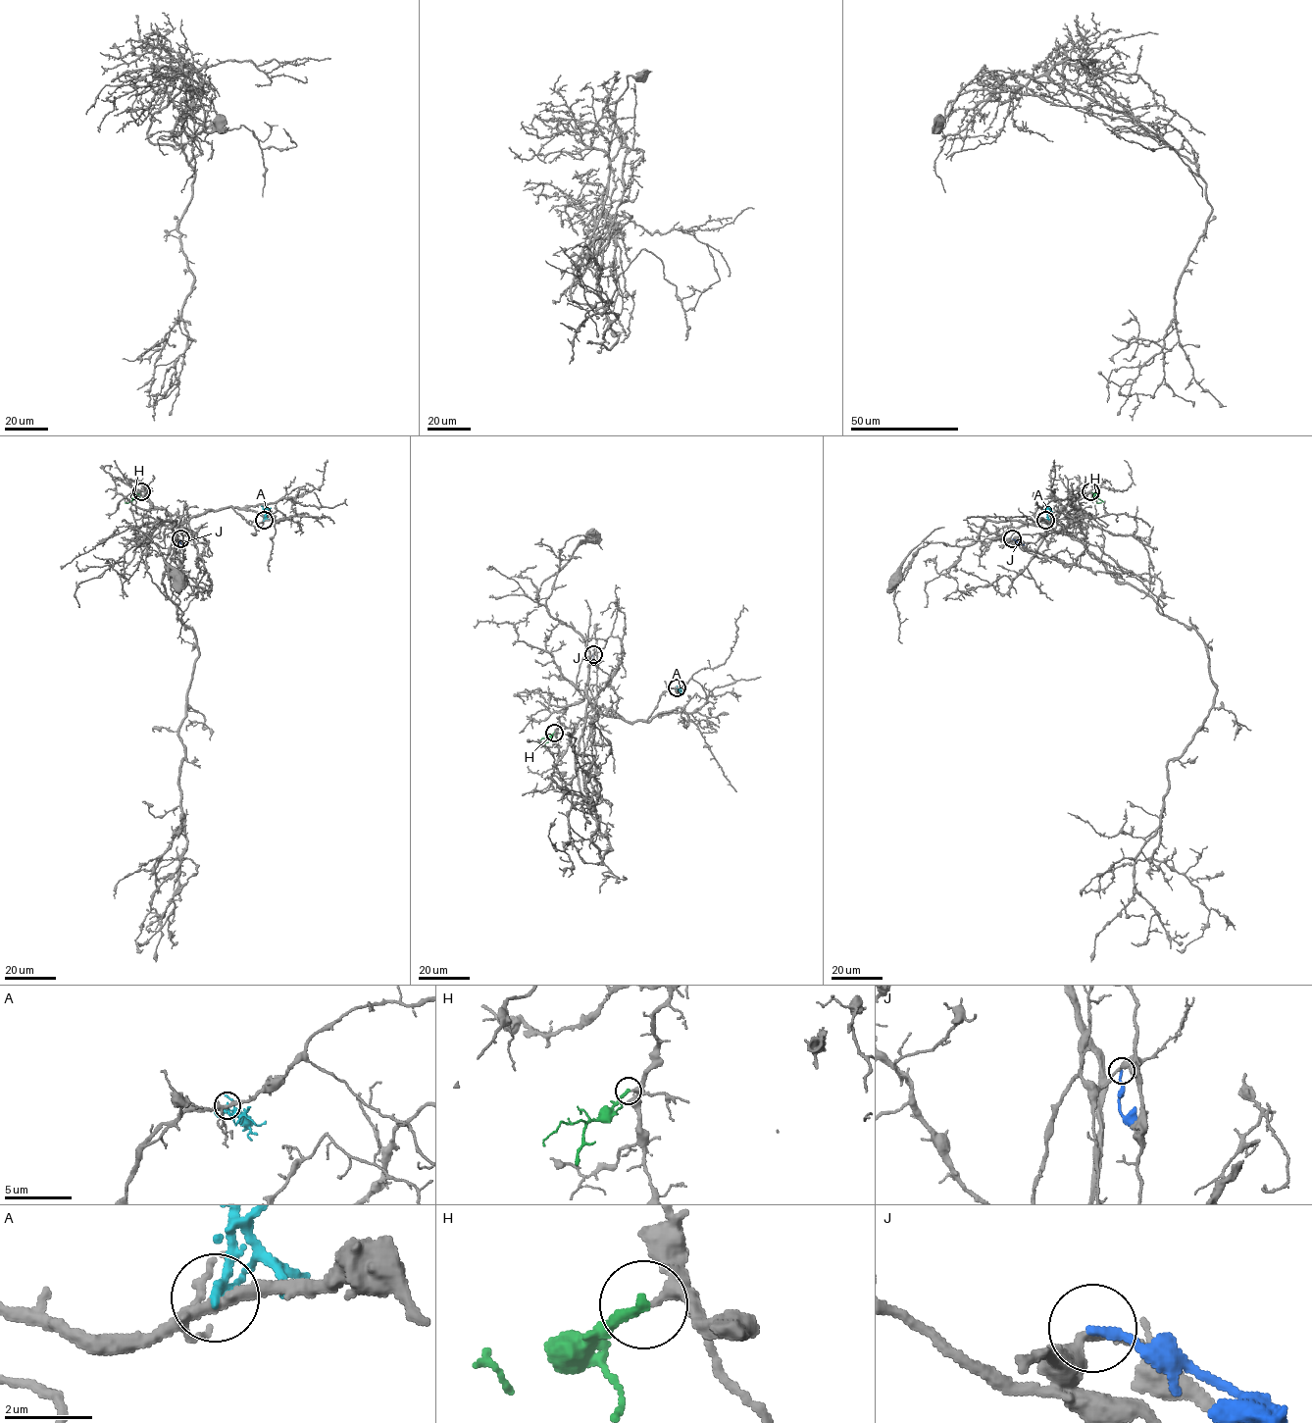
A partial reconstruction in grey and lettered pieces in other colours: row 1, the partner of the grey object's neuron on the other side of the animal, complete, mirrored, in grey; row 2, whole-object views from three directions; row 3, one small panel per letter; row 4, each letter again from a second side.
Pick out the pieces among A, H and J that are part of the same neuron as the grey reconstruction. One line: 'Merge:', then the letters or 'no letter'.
Merge: H

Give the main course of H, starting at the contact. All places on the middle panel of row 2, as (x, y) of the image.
H: (554, 732), (538, 742)

